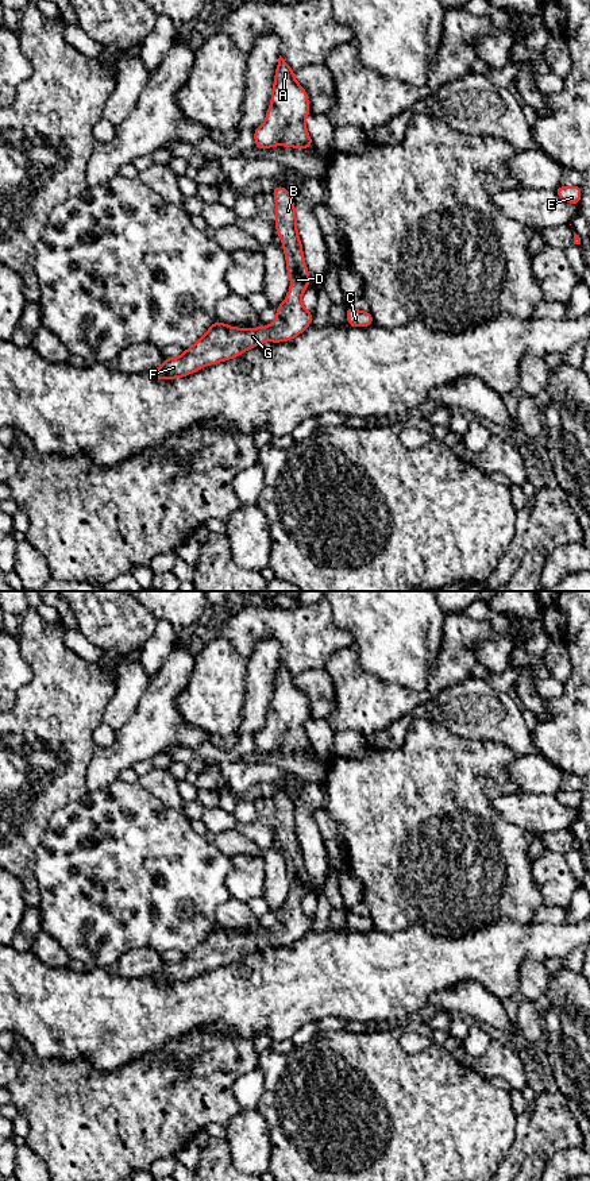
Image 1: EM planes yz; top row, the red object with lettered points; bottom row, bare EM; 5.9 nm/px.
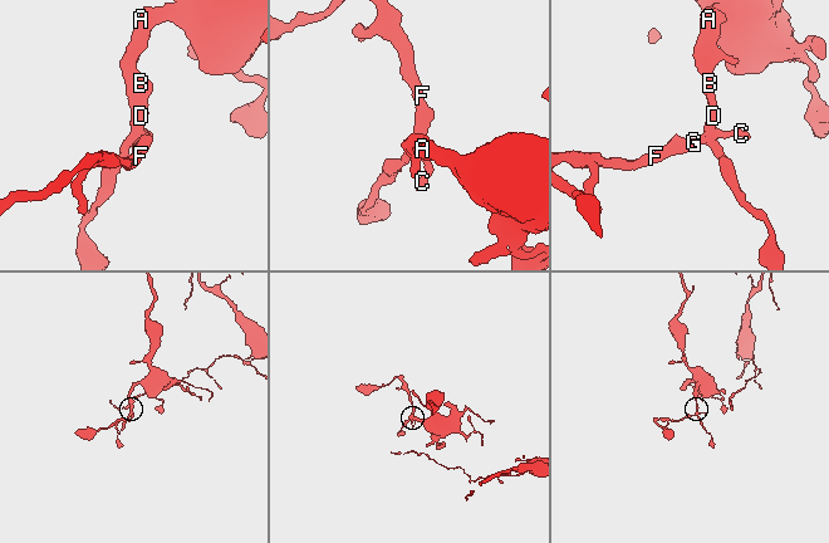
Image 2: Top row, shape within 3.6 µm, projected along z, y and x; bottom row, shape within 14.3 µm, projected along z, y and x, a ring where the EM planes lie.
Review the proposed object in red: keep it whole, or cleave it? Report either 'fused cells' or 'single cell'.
single cell

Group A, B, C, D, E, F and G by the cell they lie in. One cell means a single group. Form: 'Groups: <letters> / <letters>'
Groups: A B C D E F G

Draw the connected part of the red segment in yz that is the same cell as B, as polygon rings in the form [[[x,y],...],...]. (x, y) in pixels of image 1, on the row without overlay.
[[[274,791],[275,835],[282,845],[286,875],[290,881],[290,896],[277,911],[275,925],[261,933],[232,933],[215,926],[207,938],[180,962],[167,962],[159,973],[149,979],[155,984],[186,981],[205,970],[230,965],[244,956],[270,945],[289,946],[304,937],[313,923],[313,916],[302,911],[302,898],[309,891],[309,876],[304,865],[302,849],[297,838],[293,802],[284,791]]]

